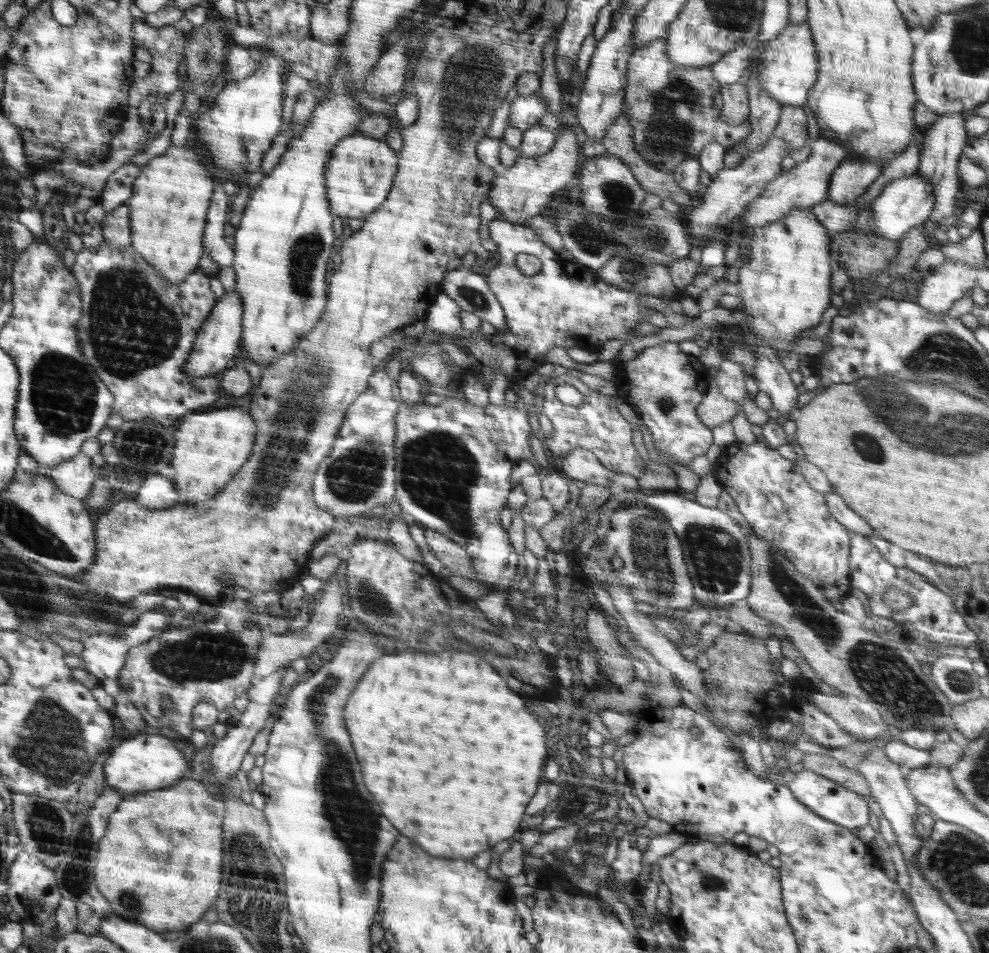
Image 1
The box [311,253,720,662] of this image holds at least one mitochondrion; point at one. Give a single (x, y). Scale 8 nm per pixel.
(439, 474)

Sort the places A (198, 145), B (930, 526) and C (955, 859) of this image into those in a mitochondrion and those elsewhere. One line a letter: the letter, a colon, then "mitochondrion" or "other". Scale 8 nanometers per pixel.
A: other
B: other
C: mitochondrion

